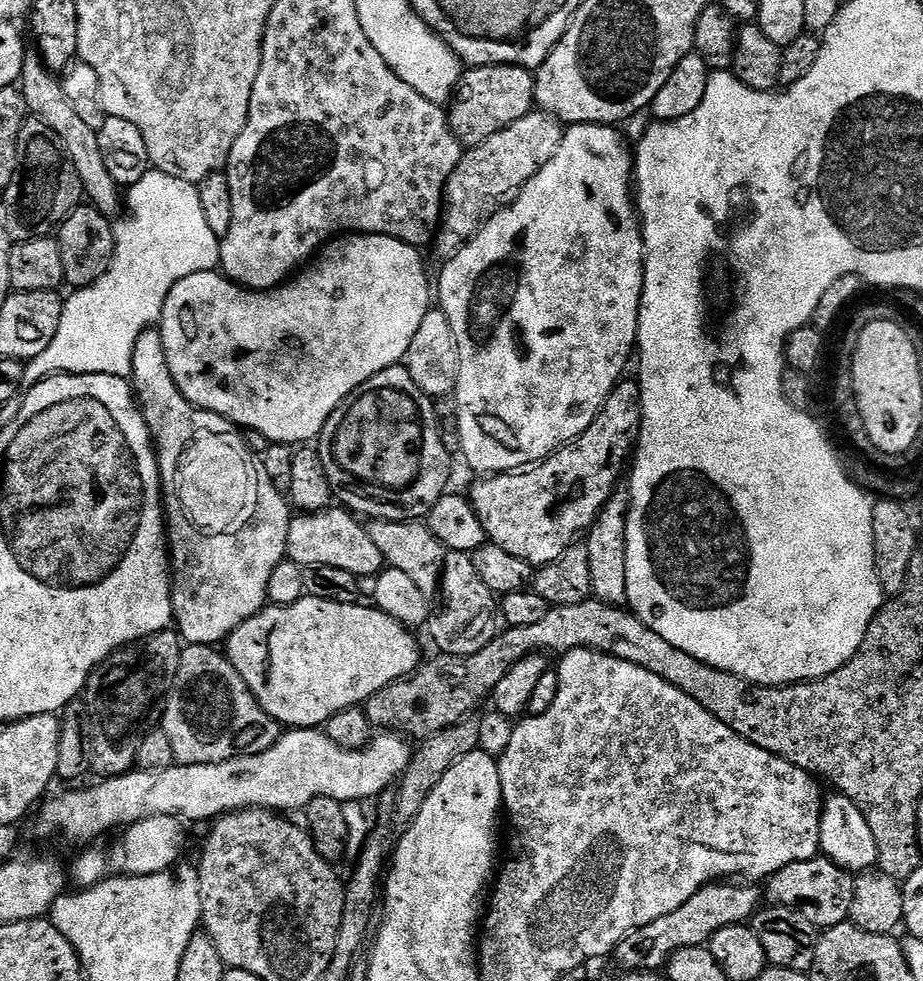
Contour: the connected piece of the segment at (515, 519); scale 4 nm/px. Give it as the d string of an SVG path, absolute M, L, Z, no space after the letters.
M621 379L606 398L604 407L590 422L582 435L570 444L556 449L547 460L539 466L527 470L488 474L473 486L470 501L478 522L482 522L484 535L491 543L514 558L532 565L533 569L551 566L567 548L577 543L576 535L587 533L596 521L596 515L606 506L606 502L621 483L620 475L625 475L626 465L634 452L634 445L640 438L640 386L635 379Z

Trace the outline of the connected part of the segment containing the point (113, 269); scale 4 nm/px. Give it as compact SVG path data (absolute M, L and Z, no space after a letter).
M149 170L127 189L126 212L127 208L128 216L121 215L114 224L116 249L108 272L64 300L58 334L38 358L27 361L25 385L57 374L131 377L134 346L147 333L144 331L159 321L170 290L190 274L220 268L221 237L210 230L206 214L202 214L197 185Z

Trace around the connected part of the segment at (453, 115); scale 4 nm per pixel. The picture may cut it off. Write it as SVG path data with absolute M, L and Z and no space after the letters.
M491 64L489 68L469 67L460 77L456 91L447 105L448 125L461 145L477 148L490 134L498 134L510 122L527 116L534 108L537 95L533 73L527 68L515 68L513 64Z

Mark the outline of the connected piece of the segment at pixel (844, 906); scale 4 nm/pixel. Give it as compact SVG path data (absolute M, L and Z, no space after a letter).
M827 858L794 862L769 876L766 887L766 900L769 905L780 910L805 908L808 912L816 912L816 924L820 930L833 928L848 920L848 907L852 901L849 873Z

